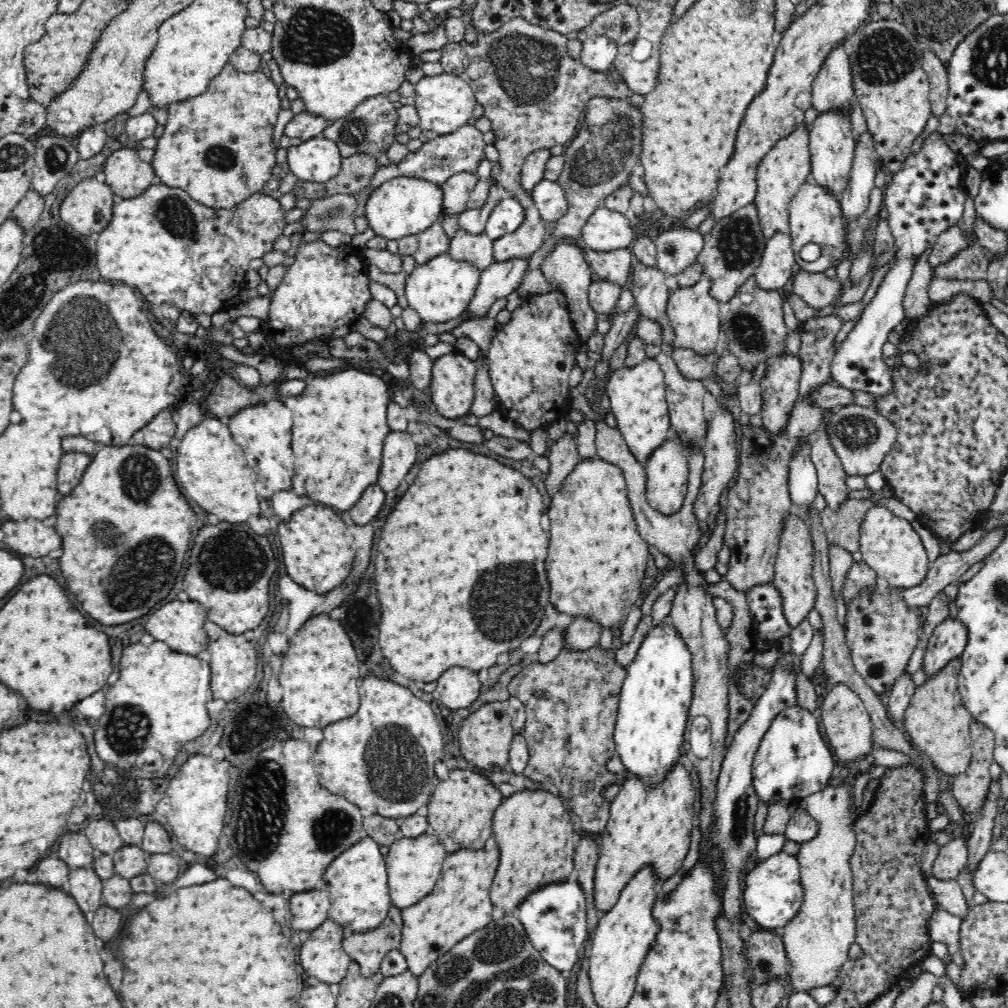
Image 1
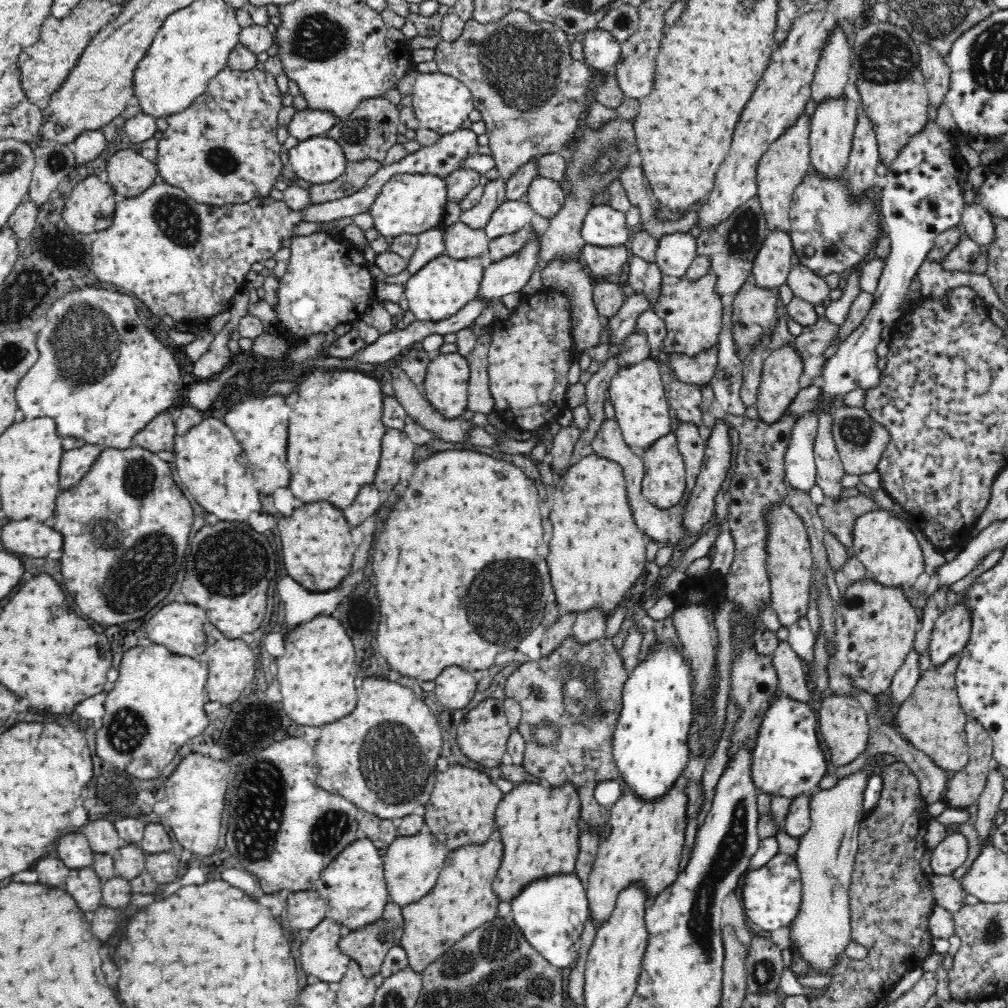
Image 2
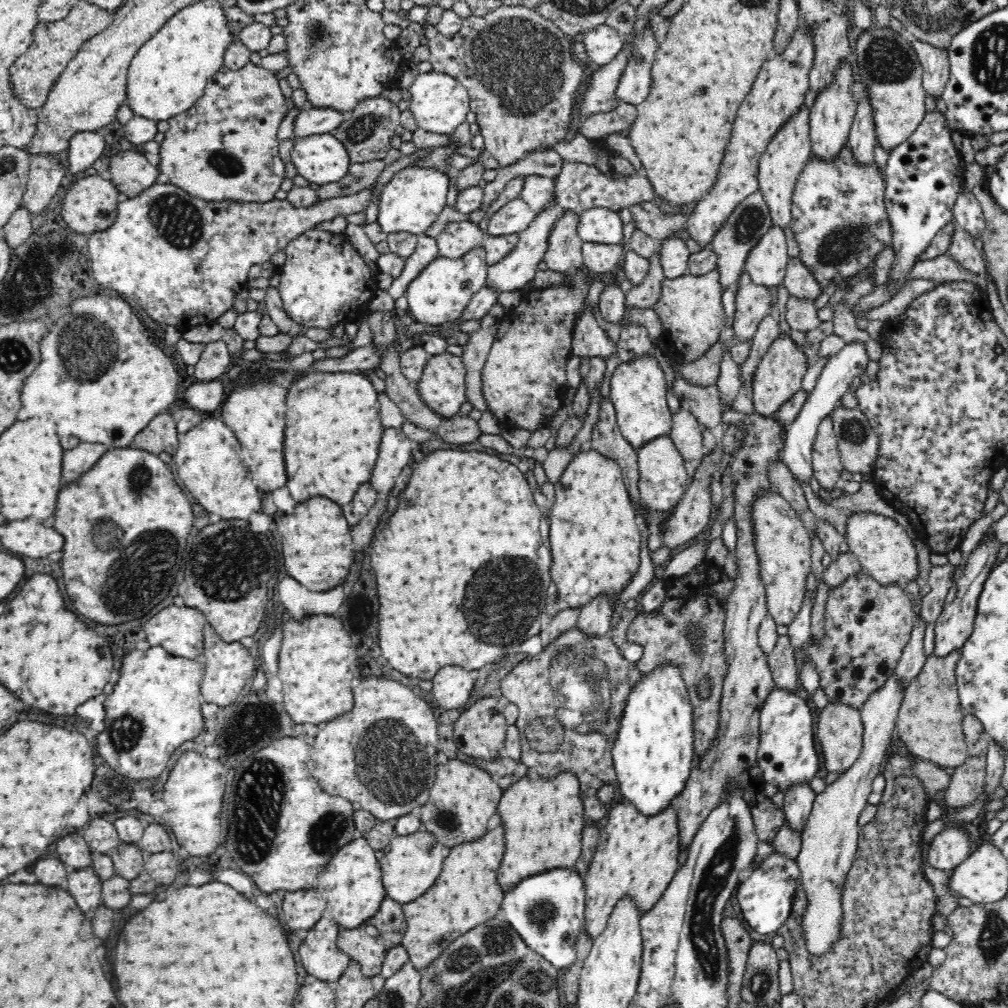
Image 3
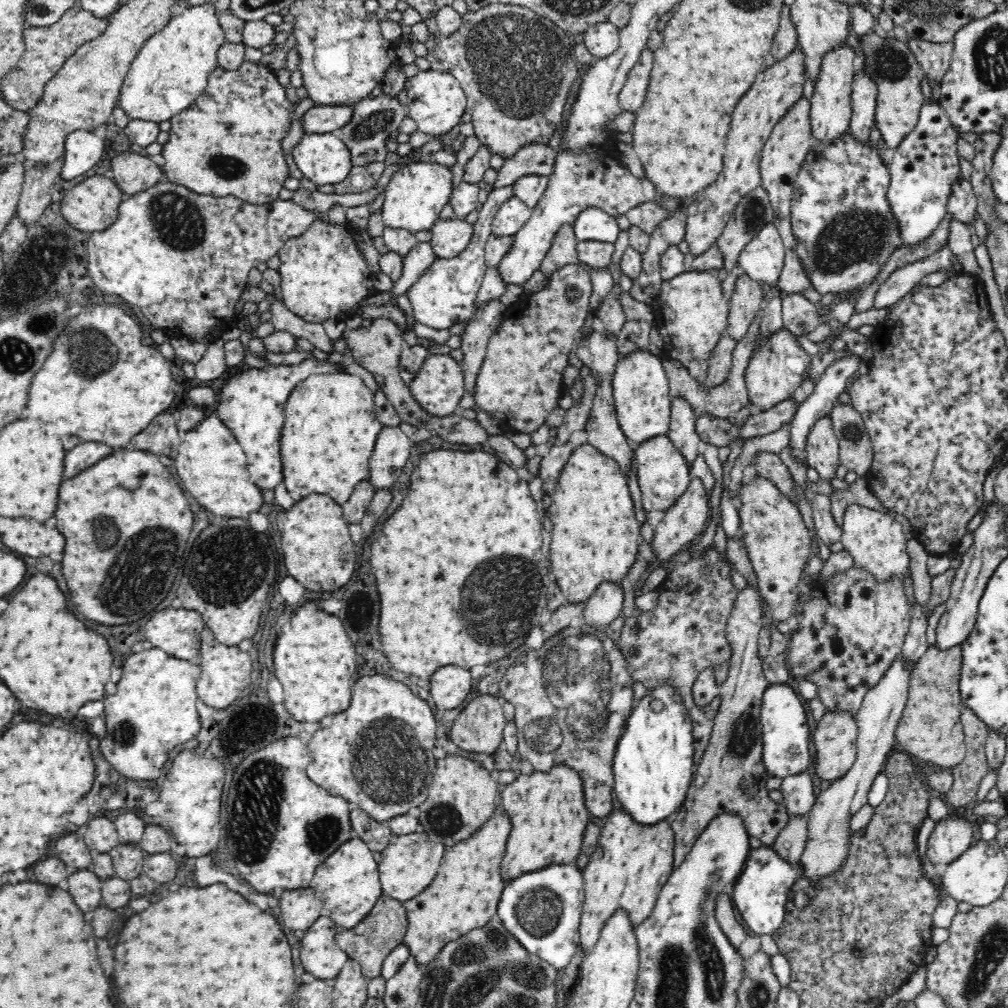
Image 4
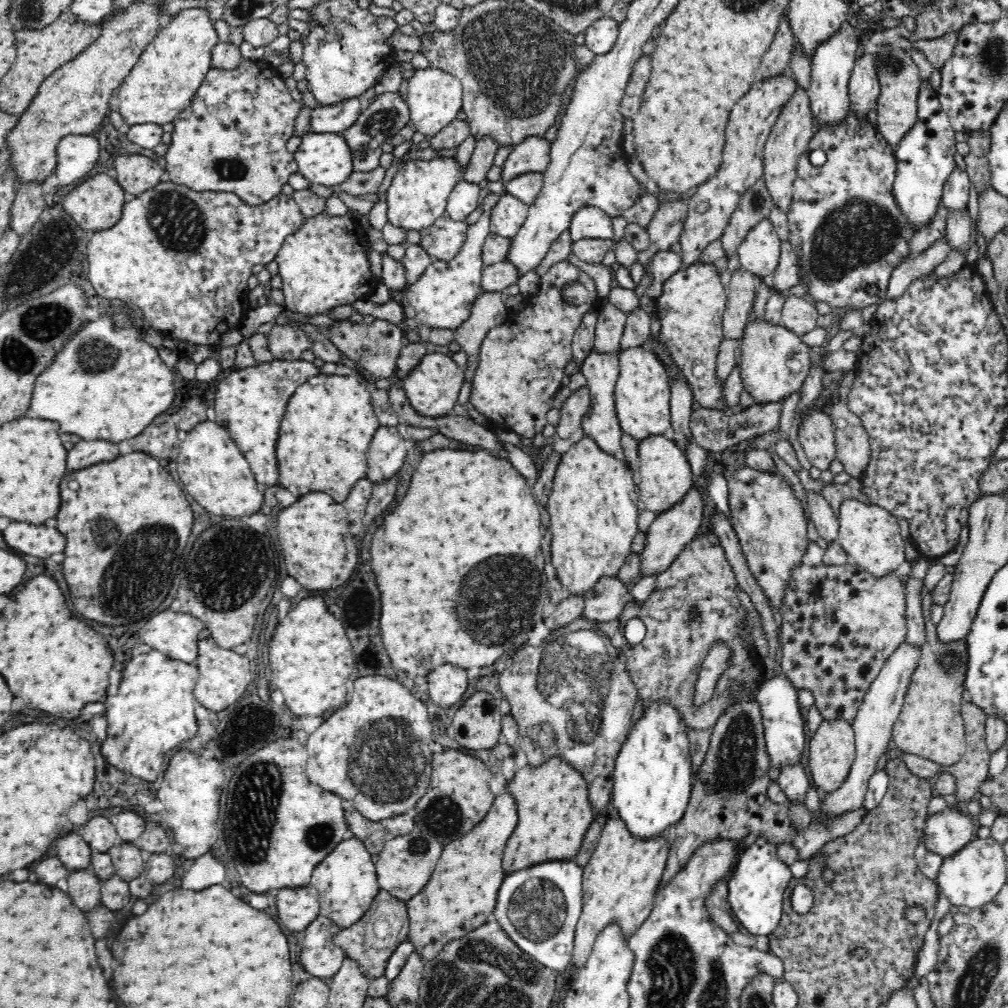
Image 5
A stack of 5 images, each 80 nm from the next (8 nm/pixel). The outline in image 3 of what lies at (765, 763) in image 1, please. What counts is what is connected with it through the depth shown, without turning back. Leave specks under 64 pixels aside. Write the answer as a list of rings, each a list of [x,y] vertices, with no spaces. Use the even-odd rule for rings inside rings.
[[[775,687],[766,696],[759,719],[760,744],[757,759],[764,782],[776,784],[780,791],[798,782],[810,782],[820,770],[820,760],[814,748],[814,722],[806,700],[791,690]]]

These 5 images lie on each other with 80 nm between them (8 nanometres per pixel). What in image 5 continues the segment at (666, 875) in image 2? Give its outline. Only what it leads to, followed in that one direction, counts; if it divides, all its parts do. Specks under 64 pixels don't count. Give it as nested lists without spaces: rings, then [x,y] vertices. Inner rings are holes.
[[[620,817],[618,820],[610,819],[606,822],[590,860],[583,866],[582,910],[574,932],[572,960],[564,970],[568,976],[563,977],[563,980],[564,978],[572,978],[582,968],[582,965],[586,964],[590,952],[592,952],[594,941],[603,928],[611,924],[618,925],[622,931],[622,937],[626,940],[640,928],[653,909],[654,894],[656,894],[660,876],[664,872],[666,858],[668,858],[666,837],[654,837],[644,841],[630,835],[626,823]]]

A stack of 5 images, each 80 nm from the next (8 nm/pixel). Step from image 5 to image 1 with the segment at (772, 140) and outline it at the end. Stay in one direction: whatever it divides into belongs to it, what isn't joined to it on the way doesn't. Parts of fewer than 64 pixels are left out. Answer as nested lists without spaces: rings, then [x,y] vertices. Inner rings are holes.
[[[802,122],[786,138],[781,138],[766,154],[756,170],[757,196],[755,205],[761,222],[764,236],[772,238],[776,232],[790,235],[789,204],[794,199],[796,192],[806,183],[806,178],[811,171],[809,151],[809,128]]]

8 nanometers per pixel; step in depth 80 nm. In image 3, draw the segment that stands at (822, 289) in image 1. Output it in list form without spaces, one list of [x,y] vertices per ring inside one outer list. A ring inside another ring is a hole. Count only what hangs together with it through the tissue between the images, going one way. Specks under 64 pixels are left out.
[[[799,255],[788,258],[782,285],[790,295],[798,298],[809,298],[814,301],[816,296],[822,294],[820,283],[814,279],[814,275],[806,268]]]

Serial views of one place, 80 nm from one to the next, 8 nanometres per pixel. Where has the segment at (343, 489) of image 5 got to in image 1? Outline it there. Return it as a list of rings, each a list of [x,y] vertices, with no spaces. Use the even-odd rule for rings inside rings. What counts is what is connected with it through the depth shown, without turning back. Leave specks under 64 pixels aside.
[[[343,368],[343,371],[324,378],[314,376],[305,380],[304,392],[298,396],[282,398],[292,410],[292,448],[294,448],[294,492],[310,500],[336,506],[338,510],[352,508],[366,486],[374,484],[378,478],[382,462],[382,444],[390,428],[386,424],[386,406],[390,402],[390,392],[382,378],[365,373],[359,368]]]

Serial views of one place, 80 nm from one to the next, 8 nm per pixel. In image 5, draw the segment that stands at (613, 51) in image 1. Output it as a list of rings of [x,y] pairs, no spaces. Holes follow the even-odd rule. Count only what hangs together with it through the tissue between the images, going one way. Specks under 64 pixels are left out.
[[[606,14],[606,16],[594,20],[592,26],[589,26],[584,33],[585,46],[593,50],[596,55],[604,55],[616,45],[619,22]]]

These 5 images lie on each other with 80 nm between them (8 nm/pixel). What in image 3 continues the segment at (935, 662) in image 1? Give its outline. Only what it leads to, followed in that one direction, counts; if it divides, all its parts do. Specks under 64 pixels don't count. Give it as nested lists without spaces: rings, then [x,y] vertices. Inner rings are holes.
[[[990,526],[985,530],[979,546],[976,546],[974,551],[968,554],[968,556],[964,556],[966,565],[962,575],[958,579],[953,580],[953,590],[957,591],[954,600],[943,608],[942,613],[935,620],[934,654],[940,657],[946,657],[948,652],[961,649],[968,640],[968,637],[972,634],[980,594],[982,594],[986,579],[988,579],[990,572],[996,566],[999,551],[1002,546],[1002,543],[996,539],[996,535],[992,533],[992,526]]]

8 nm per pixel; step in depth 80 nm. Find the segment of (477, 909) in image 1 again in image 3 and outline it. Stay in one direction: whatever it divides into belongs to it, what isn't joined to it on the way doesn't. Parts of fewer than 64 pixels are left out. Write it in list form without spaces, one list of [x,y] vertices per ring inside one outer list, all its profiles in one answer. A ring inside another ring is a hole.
[[[500,822],[480,838],[450,848],[436,882],[414,902],[402,904],[407,927],[401,945],[408,951],[414,968],[426,968],[455,938],[496,917],[504,896],[496,880],[504,856],[504,834],[504,823]]]

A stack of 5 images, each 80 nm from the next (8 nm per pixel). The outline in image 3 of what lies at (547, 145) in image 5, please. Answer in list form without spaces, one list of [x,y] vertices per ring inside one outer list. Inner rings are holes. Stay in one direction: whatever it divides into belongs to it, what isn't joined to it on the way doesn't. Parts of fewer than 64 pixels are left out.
[[[546,148],[546,150],[532,150],[518,162],[498,167],[496,180],[487,183],[484,188],[483,208],[486,208],[490,202],[497,198],[497,195],[506,187],[506,184],[510,183],[510,180],[530,175],[554,179],[560,174],[560,166],[563,161],[563,158],[554,149]]]

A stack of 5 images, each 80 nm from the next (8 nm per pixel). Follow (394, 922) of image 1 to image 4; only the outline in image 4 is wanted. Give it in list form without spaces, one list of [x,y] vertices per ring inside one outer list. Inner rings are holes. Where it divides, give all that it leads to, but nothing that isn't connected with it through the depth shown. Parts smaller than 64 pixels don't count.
[[[383,892],[360,923],[349,929],[338,929],[335,941],[350,959],[361,964],[361,973],[371,979],[381,974],[384,959],[403,942],[408,923],[405,905]]]

